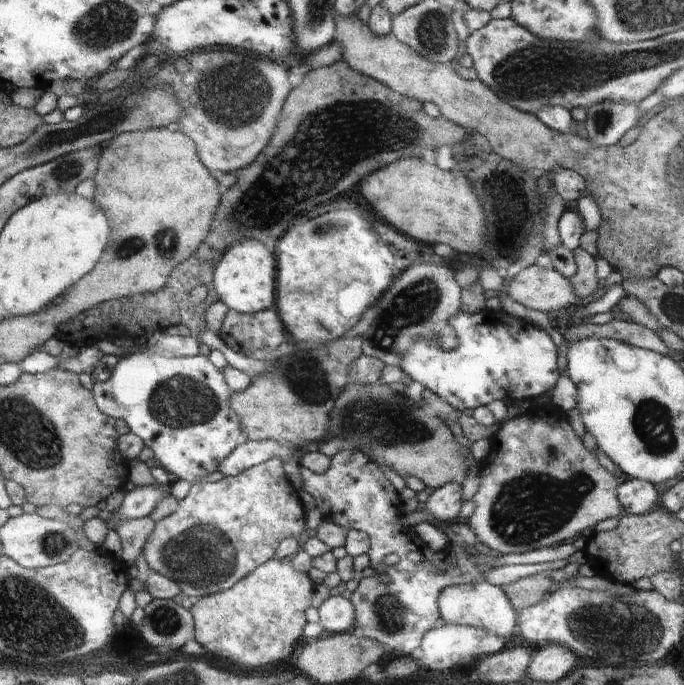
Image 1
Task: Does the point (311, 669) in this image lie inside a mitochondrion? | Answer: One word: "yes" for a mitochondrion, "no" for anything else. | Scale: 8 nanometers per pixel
no

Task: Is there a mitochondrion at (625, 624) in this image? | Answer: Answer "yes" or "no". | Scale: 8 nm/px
yes

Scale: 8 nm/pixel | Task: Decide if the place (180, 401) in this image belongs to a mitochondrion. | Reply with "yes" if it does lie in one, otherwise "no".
yes

